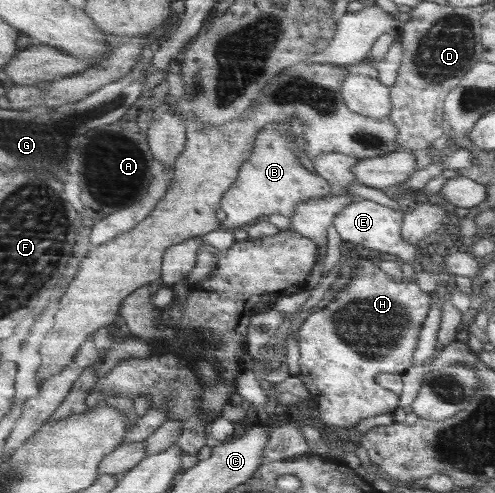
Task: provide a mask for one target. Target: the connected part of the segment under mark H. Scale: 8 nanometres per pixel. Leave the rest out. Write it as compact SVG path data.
M356 256L348 261L351 279L345 289L328 295L327 300L317 309L305 314L299 327L298 347L300 358L299 378L317 401L320 419L334 427L355 427L361 419L374 415L393 413L400 403L400 395L385 391L375 383L377 373L403 374L412 368L412 355L419 339L421 325L431 310L433 301L430 293L415 287L413 281L403 285L393 281L369 258Z

